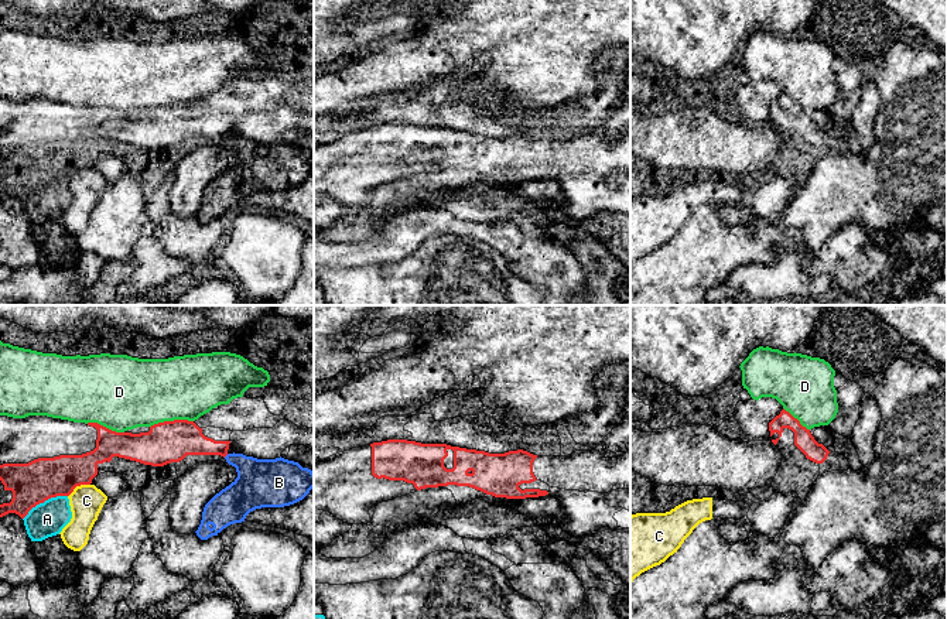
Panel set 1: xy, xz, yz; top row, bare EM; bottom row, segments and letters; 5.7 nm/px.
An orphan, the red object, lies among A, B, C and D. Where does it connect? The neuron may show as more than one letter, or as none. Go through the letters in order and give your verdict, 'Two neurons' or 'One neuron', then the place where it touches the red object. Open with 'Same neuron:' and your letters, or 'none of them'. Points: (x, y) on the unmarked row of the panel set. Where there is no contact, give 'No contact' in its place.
Same neuron: none of them
A: Two neurons. Touches red at xy (44, 184)
B: Two neurons. Touches red at xy (225, 139)
C: Two neurons. Touches red at xy (78, 168)
D: Two neurons. Touches red at xy (171, 105)

